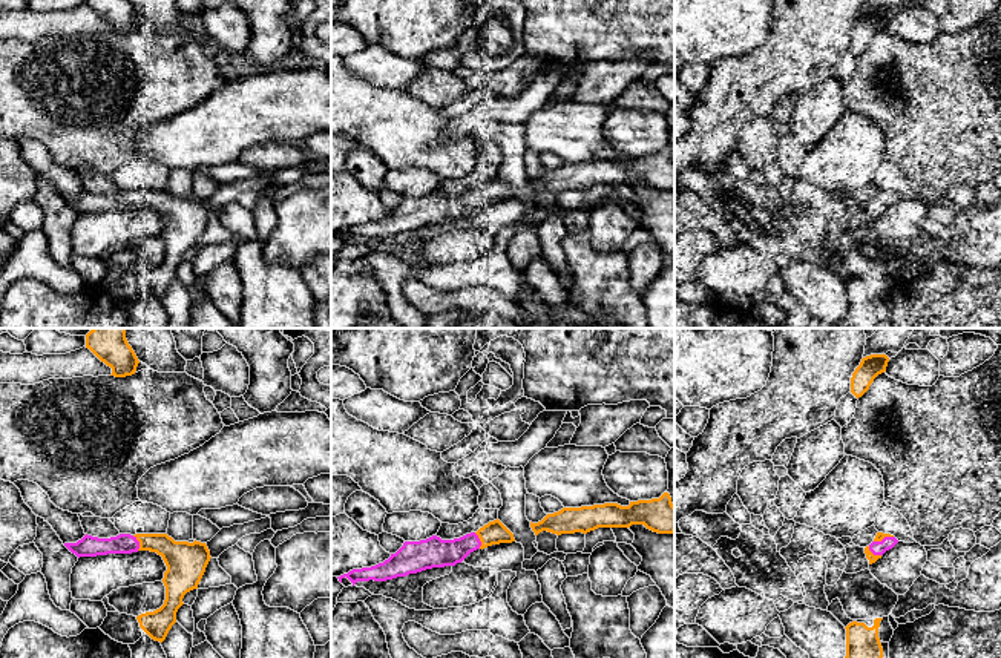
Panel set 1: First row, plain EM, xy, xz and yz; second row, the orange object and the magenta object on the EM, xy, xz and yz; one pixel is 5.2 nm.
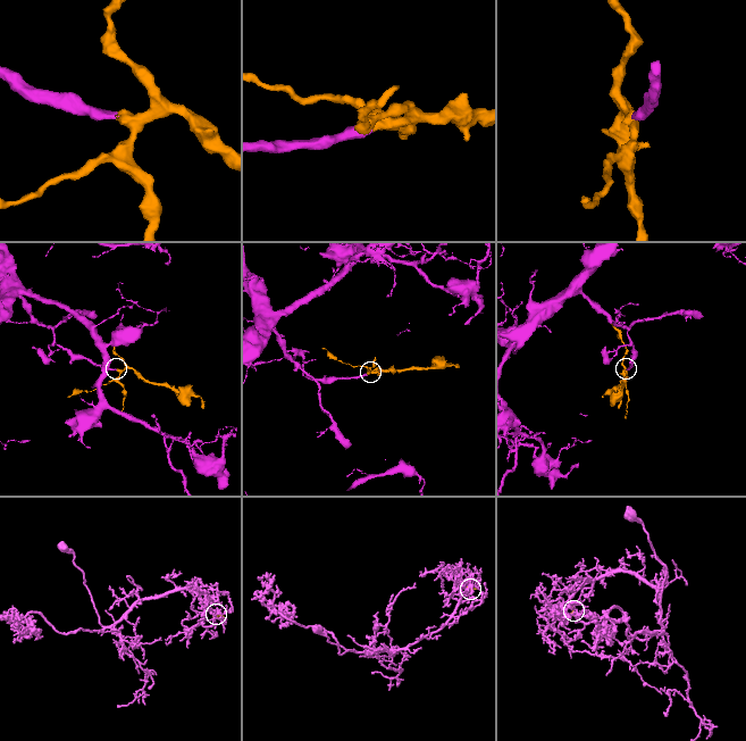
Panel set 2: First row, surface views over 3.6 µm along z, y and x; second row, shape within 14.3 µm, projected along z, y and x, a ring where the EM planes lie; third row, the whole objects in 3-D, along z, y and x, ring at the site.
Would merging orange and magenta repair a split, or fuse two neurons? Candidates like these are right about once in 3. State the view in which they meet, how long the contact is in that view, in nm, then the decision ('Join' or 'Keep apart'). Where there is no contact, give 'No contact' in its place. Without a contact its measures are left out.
Touches orange in xy. Shared border 90 nm. Join

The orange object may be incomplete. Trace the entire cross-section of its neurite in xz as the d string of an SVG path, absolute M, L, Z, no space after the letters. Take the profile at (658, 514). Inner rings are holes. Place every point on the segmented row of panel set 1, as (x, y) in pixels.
M668 492L659 498L630 502L628 506L618 503L604 503L581 508L563 508L558 512L547 514L541 521L530 528L538 535L543 531L561 534L587 534L598 528L630 528L644 525L658 534L674 532L674 505Z

